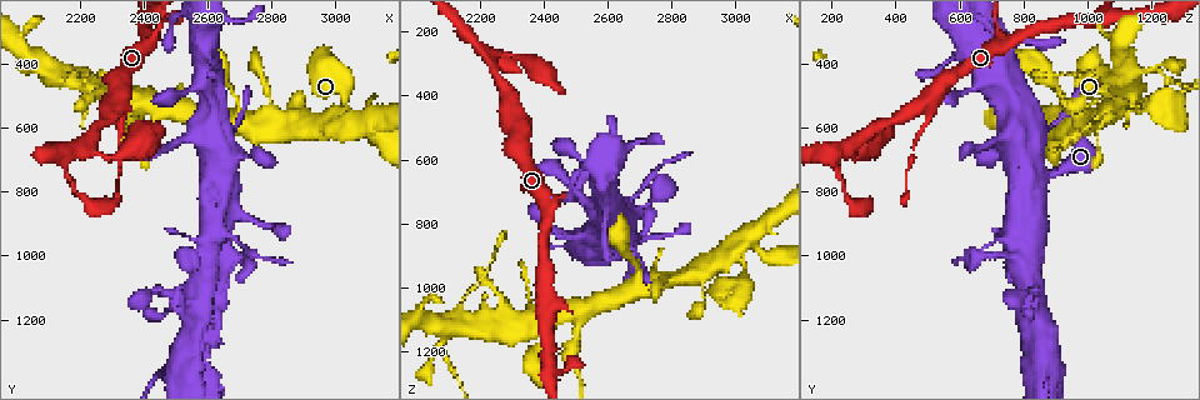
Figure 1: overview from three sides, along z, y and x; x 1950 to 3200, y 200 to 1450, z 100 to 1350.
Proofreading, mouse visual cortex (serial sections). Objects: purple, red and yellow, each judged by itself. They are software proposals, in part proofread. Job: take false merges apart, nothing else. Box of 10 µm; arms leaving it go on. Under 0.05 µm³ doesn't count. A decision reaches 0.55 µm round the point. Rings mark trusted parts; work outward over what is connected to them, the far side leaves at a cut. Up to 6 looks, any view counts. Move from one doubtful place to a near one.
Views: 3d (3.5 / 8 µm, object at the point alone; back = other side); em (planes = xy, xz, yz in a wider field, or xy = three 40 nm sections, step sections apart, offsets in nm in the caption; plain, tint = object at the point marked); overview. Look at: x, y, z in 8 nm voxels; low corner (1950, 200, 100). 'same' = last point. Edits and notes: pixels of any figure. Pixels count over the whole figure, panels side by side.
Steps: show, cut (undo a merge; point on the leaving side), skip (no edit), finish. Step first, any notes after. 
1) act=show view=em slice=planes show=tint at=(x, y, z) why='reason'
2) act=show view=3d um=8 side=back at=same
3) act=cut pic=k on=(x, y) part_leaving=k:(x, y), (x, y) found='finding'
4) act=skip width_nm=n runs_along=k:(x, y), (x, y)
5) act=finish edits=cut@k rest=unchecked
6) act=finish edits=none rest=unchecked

act=show view=3d um=8 at=(2430, 300, 730) why='three-way junction'

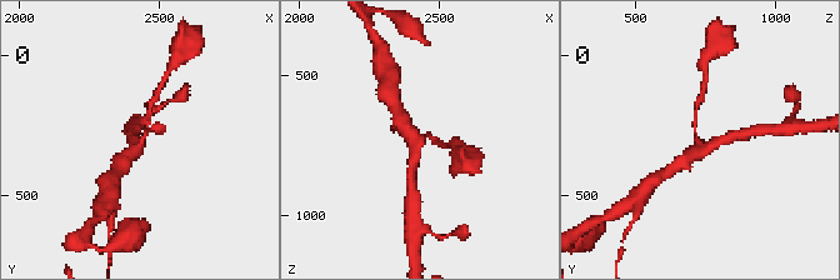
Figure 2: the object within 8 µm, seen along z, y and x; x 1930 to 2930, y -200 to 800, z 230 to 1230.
act=show view=em slice=planes show=tint at=same arms=3 arm_widths_nm=150,300,400 why='now the EM'

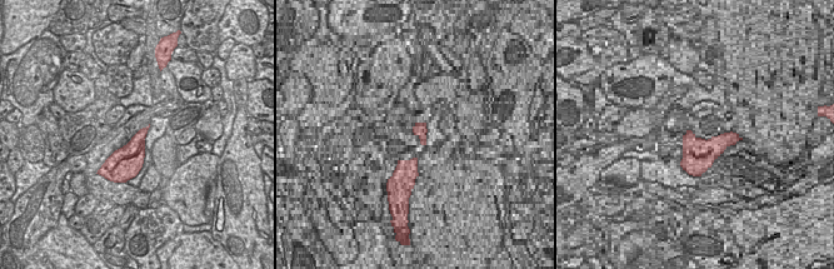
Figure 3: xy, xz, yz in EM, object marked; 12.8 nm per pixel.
act=skip runs_along=2:(120, 163), (143, 141), (150, 113) found='one cell here'

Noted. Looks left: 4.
act=show view=3d um=3.5 side=back at=(2170, 690, 210) why='branch point'

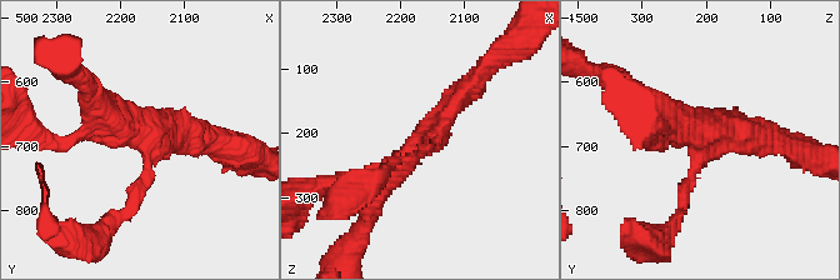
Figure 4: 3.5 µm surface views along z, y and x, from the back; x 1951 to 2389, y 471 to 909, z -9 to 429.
act=show view=em slice=planes show=plain at=(2165, 690, 215) arms=3 arm_widths_nm=150,250,300

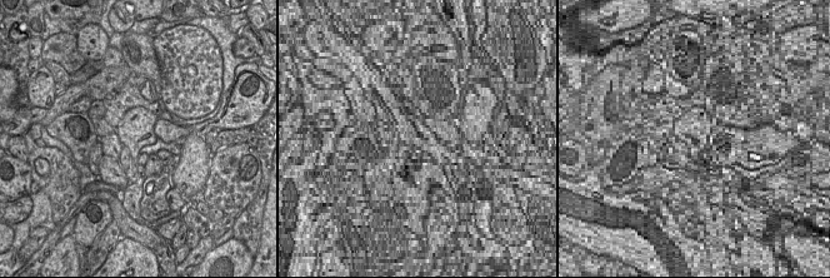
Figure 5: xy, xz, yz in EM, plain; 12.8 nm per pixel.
act=show view=em slice=planes show=tint at=same why='where the object lies'

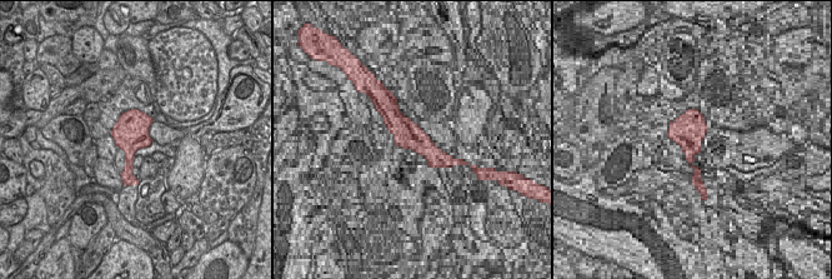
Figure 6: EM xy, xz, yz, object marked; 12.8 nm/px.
act=skip runs_along=4:(644, 104), (698, 139), (681, 211) found='all the same cell'

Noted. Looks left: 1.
act=finish edits=none rest=unchecked

